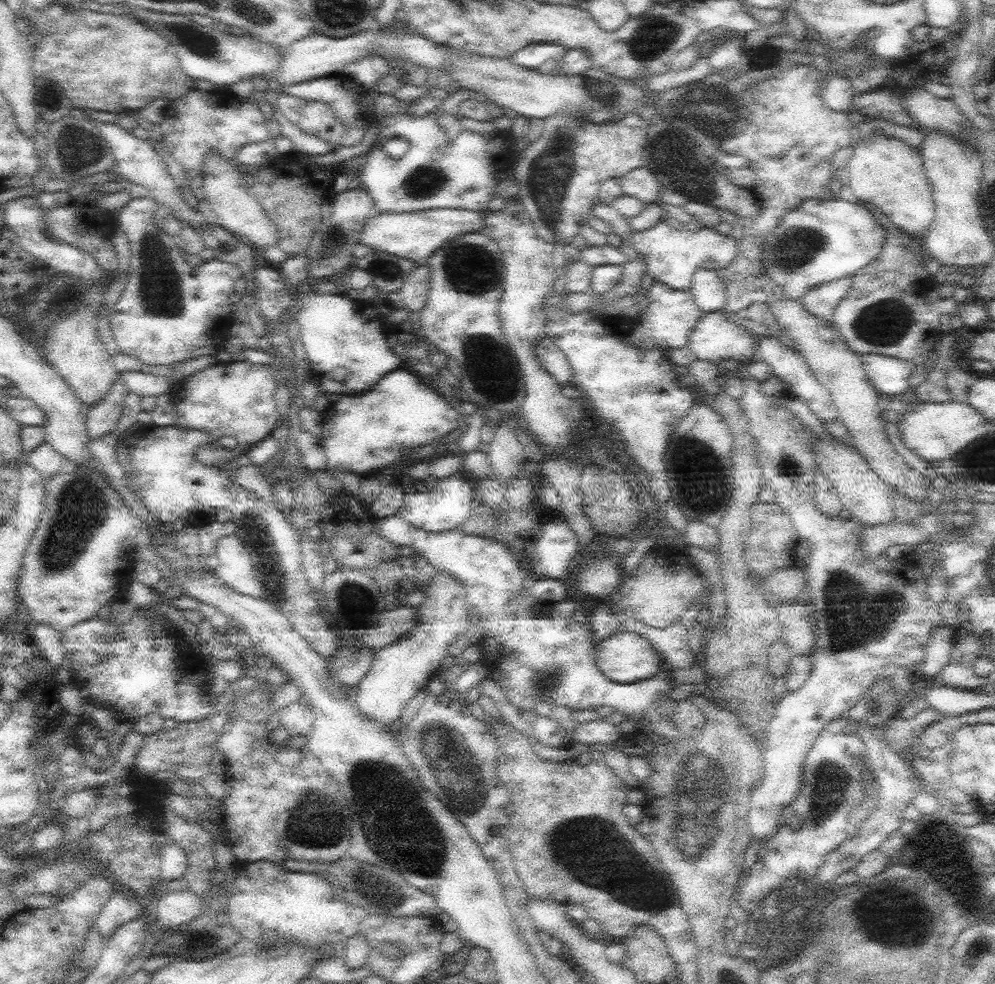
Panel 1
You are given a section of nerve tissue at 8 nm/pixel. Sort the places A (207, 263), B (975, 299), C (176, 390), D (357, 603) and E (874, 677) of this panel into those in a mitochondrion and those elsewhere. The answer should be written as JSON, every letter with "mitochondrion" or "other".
{"A":"other","B":"other","C":"other","D":"mitochondrion","E":"other"}

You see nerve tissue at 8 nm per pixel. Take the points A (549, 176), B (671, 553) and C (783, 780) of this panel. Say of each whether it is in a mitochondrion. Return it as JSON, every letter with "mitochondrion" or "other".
{"A":"mitochondrion","B":"other","C":"other"}

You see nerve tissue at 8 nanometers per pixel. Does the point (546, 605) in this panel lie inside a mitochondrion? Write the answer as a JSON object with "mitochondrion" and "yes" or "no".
{"mitochondrion":"no"}

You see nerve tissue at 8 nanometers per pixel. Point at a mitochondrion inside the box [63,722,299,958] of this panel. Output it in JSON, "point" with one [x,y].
{"point":[199,938]}

